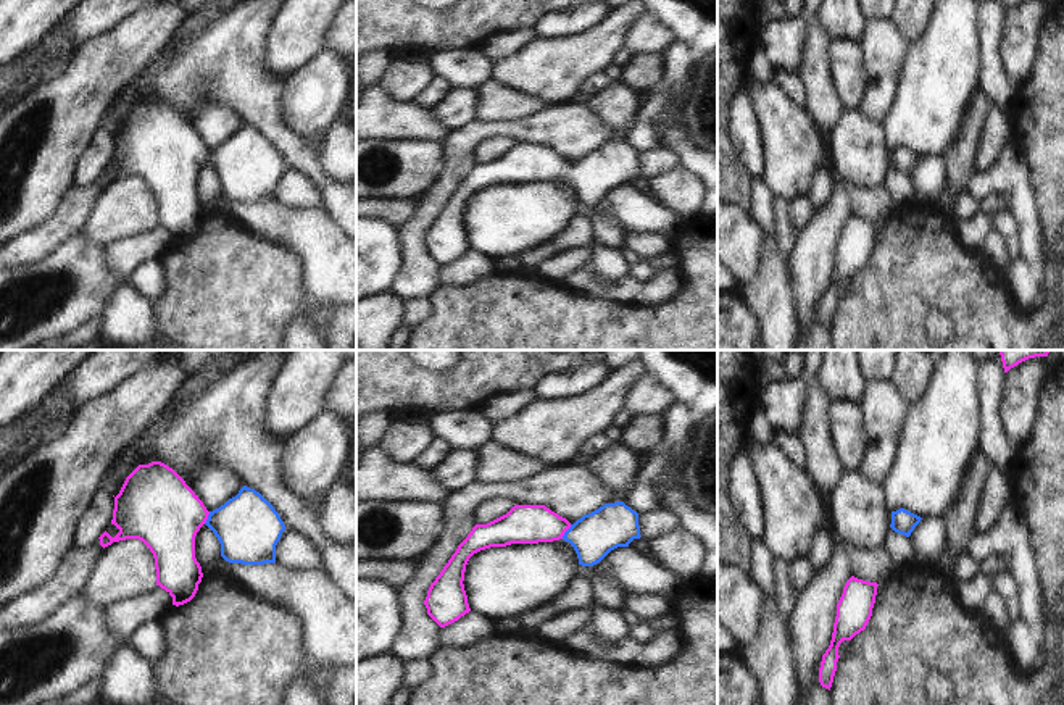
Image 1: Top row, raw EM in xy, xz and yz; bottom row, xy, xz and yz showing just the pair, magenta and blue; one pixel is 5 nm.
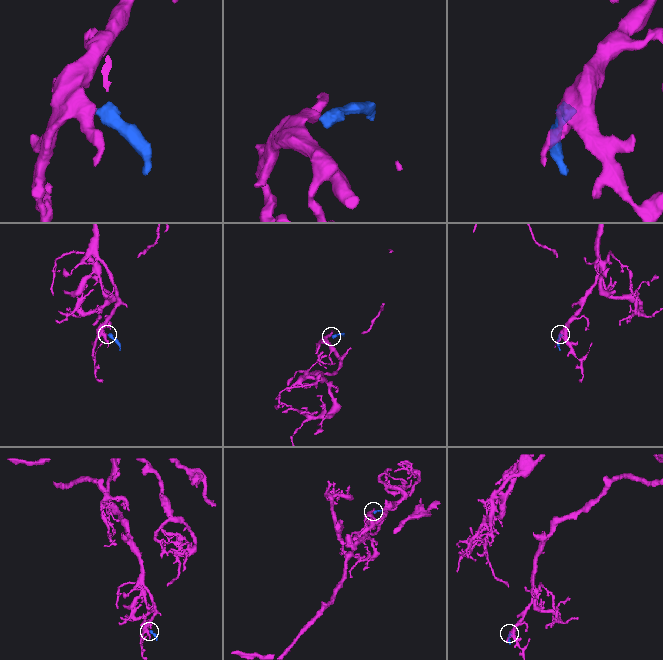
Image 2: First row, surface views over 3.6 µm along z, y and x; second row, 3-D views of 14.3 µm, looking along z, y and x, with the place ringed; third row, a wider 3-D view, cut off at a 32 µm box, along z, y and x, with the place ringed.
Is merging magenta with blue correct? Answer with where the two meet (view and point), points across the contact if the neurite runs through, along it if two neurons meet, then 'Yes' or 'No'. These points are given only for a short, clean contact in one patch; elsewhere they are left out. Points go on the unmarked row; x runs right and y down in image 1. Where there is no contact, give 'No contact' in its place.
Touches magenta at xz (566, 168). Path across: xz (523, 162), (566, 168), (574, 173), (594, 175). Yes

